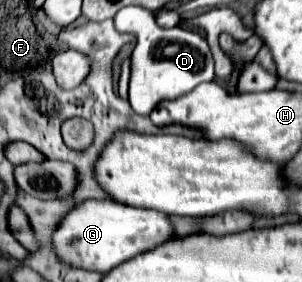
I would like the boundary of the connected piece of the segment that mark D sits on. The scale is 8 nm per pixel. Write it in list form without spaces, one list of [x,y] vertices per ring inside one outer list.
[[[175,26],[175,28],[161,28],[159,32],[155,32],[155,36],[151,36],[151,40],[153,38],[155,44],[151,44],[149,48],[149,38],[145,42],[145,36],[137,36],[137,44],[131,54],[129,104],[137,114],[143,116],[149,116],[159,102],[179,98],[189,90],[197,88],[199,84],[215,78],[211,50],[205,38],[199,36],[197,32]]]

